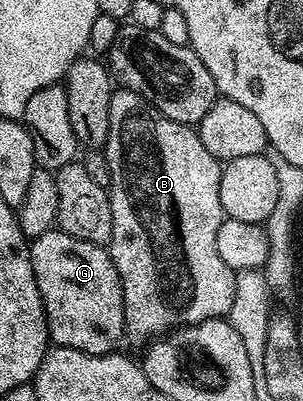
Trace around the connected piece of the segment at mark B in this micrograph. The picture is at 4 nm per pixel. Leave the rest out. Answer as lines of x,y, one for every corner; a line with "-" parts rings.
123,88
117,89
110,100
110,128
102,153
110,168
110,180
107,183
110,212
112,213
110,253
124,289
124,329
127,337
137,338
138,341
147,343
153,336
160,336
171,331
168,330
171,326
194,328
199,322
205,322
207,318
224,318
230,312
230,304
234,304
234,284
237,271
231,270
222,261
222,256
218,256
218,228
226,217
220,199
221,159
206,152
206,144
202,144
199,133
189,123
170,120
165,114
152,109
151,104
145,98

